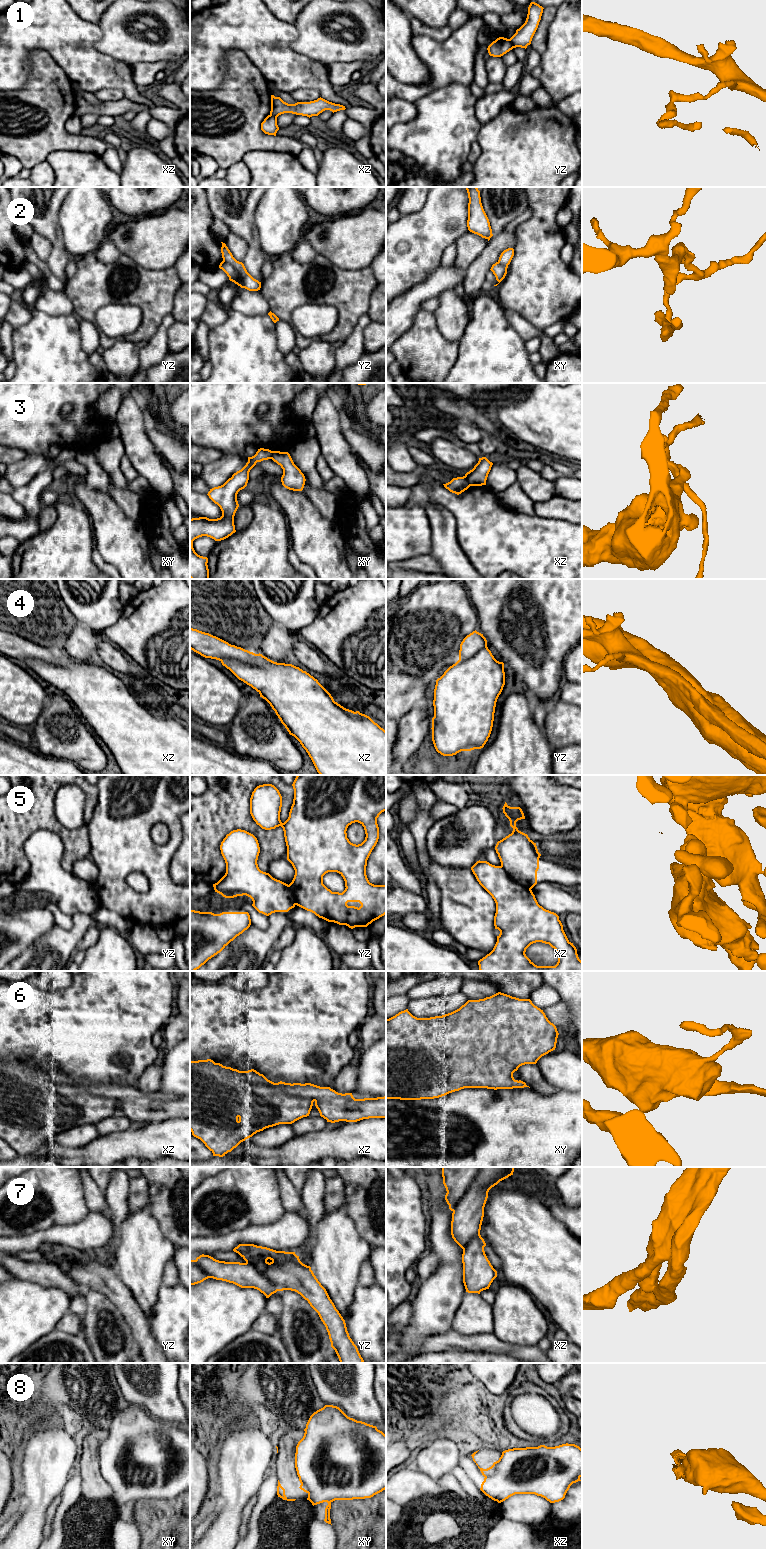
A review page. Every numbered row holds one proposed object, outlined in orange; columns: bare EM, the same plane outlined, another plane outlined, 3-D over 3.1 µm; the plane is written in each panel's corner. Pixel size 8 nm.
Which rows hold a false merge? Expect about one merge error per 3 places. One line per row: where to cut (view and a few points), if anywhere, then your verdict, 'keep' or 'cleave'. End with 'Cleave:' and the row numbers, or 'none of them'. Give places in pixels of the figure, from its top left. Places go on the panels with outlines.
1: cut in yz along (508, 39), (513, 47); cleave
2: cut in yz along (223, 259), (235, 269), (243, 287); cleave
3: cut in xz along (465, 475), (470, 485); cleave
4: cut in xz along (259, 660), (256, 663), (242, 663), (235, 660), (221, 661); cleave
5: no cut; keep
6: no cut; keep
7: no cut; keep
8: cut in xz along (501, 1457), (496, 1470), (485, 1477); cleave
Cleave: 1, 2, 3, 4, 8

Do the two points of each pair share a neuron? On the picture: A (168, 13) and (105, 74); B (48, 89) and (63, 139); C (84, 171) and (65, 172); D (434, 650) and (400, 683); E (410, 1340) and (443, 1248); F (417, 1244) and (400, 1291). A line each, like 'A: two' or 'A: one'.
A: two
B: one
C: one
D: two
E: one
F: one

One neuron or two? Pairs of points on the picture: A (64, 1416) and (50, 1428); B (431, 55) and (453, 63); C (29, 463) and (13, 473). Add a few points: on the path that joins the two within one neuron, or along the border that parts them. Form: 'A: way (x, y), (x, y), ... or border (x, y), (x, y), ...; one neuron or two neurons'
A: border (53, 1410), (60, 1424), (76, 1436); two neurons
B: way (436, 56), (448, 61); one neuron
C: way (25, 467), (17, 473); one neuron

